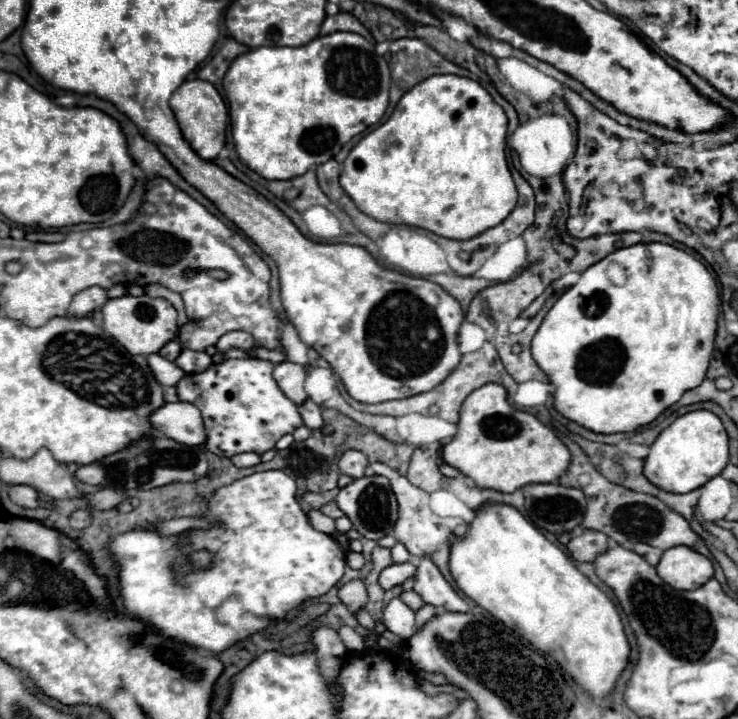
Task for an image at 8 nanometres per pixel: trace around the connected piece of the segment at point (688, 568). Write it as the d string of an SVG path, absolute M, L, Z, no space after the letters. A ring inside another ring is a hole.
M688 546L666 550L656 564L658 576L676 590L696 590L714 574L712 562Z

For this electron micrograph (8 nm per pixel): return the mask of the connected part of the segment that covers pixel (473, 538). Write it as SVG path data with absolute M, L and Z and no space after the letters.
M486 502L486 506L474 512L466 534L450 542L450 574L468 598L524 636L532 646L550 654L592 696L606 696L614 688L630 656L628 638L616 606L572 564L568 554L546 540L514 506Z

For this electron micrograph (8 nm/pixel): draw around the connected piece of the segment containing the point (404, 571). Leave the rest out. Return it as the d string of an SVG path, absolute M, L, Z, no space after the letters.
M392 564L392 566L388 566L388 568L384 568L382 570L382 574L380 574L380 588L384 588L384 590L388 590L388 588L392 588L392 586L398 586L398 584L402 584L404 580L408 580L410 576L414 576L414 572L416 572L416 566L412 566L412 564Z

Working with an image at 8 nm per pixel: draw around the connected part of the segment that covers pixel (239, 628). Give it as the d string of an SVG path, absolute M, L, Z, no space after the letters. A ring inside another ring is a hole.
M280 470L250 474L214 492L210 498L208 520L214 524L210 530L192 530L188 536L160 538L156 532L130 530L110 538L108 552L114 564L120 566L120 596L124 612L154 626L162 636L194 648L222 652L232 644L264 630L270 624L266 616L284 616L300 602L326 594L342 578L346 568L346 552L334 536L314 530L308 524L304 510L296 500L296 482ZM208 548L216 554L212 568L194 572L186 560L192 550Z

